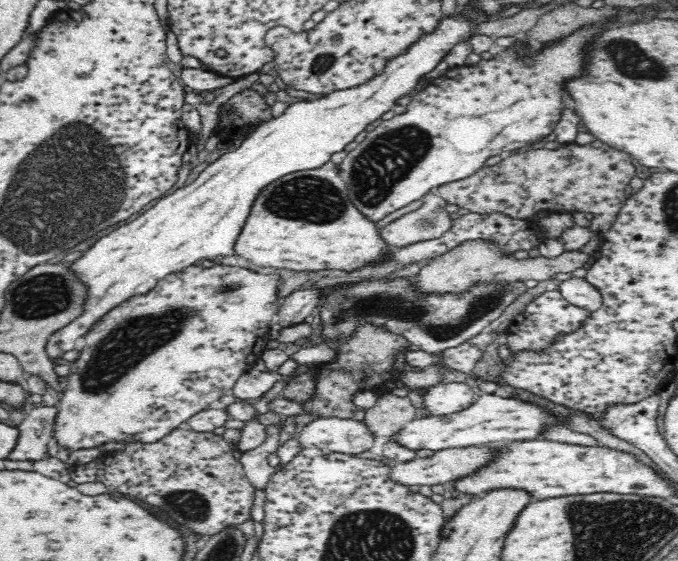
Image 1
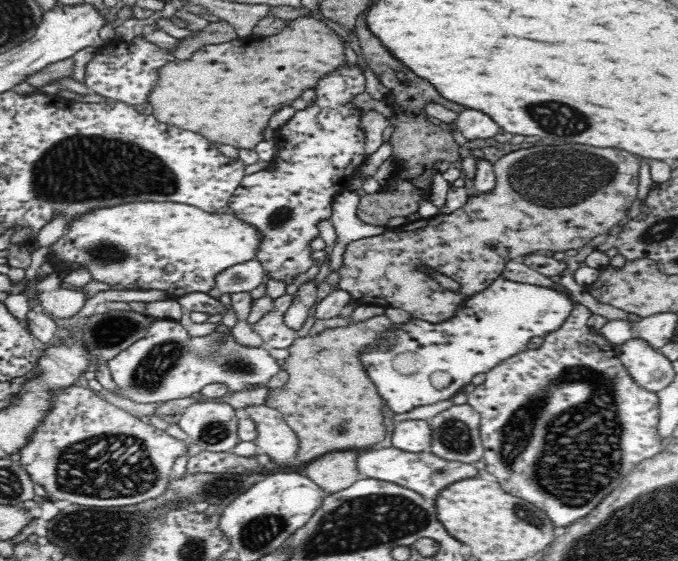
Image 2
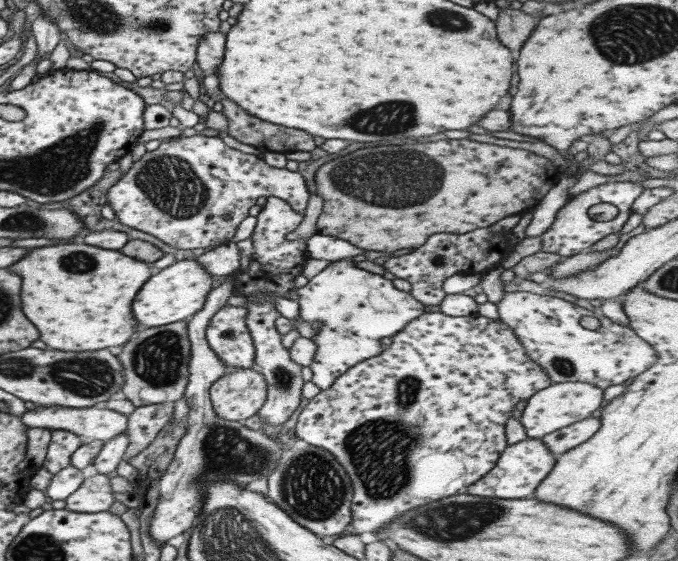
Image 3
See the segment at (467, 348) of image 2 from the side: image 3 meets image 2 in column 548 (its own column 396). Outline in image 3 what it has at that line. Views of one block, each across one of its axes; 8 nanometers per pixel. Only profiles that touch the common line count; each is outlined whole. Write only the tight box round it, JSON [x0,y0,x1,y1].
[295,259,424,390]

